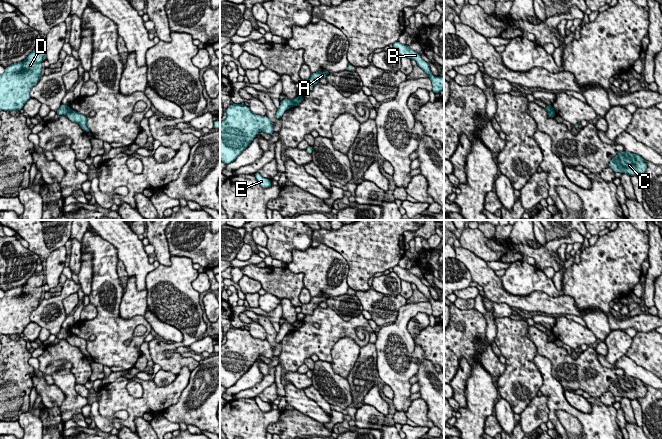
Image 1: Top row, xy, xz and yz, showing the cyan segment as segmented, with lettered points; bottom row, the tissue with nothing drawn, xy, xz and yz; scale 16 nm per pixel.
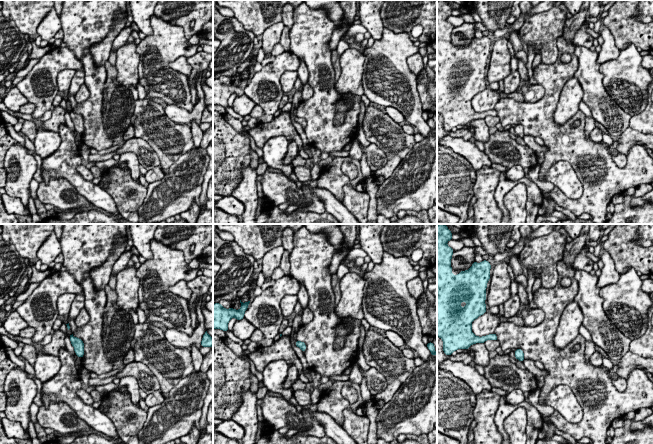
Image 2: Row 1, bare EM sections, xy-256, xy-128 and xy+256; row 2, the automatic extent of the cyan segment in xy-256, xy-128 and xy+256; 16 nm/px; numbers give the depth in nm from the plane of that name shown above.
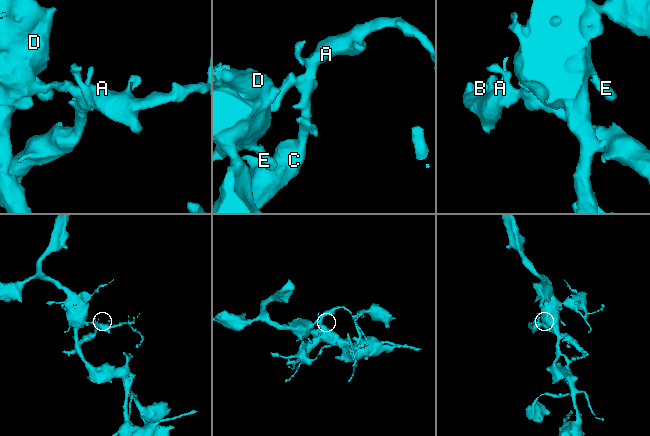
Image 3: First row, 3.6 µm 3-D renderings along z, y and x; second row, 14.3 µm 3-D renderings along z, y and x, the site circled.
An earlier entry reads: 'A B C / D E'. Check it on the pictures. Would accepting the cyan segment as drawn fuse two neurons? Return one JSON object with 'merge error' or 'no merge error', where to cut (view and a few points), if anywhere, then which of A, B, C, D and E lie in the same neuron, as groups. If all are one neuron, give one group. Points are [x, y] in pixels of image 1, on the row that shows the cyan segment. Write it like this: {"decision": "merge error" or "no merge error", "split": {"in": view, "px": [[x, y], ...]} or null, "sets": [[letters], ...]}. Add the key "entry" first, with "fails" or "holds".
{"entry": "holds", "decision": "merge error", "split": {"in": "xy", "px": [[71, 109], [65, 114]]}, "sets": [["A", "B", "C"], ["D", "E"]]}

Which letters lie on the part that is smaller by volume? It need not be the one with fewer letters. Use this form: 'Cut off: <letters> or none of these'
Cut off: A, B, C

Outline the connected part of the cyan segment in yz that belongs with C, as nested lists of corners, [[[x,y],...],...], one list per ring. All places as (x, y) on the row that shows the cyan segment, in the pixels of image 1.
[[[622,151],[612,158],[609,167],[614,172],[625,173],[630,176],[643,174],[646,172],[647,164],[644,159],[634,153]]]

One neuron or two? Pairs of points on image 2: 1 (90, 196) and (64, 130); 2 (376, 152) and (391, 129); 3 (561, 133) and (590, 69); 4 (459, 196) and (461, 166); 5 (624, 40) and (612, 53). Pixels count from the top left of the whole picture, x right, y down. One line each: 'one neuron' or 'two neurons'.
1: one neuron
2: two neurons
3: two neurons
4: one neuron
5: two neurons

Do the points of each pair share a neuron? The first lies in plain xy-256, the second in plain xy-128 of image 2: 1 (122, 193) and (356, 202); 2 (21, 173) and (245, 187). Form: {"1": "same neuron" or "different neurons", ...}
{"1": "same neuron", "2": "same neuron"}

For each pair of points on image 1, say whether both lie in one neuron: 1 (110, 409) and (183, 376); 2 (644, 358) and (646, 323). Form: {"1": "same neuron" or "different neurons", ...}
{"1": "same neuron", "2": "same neuron"}

